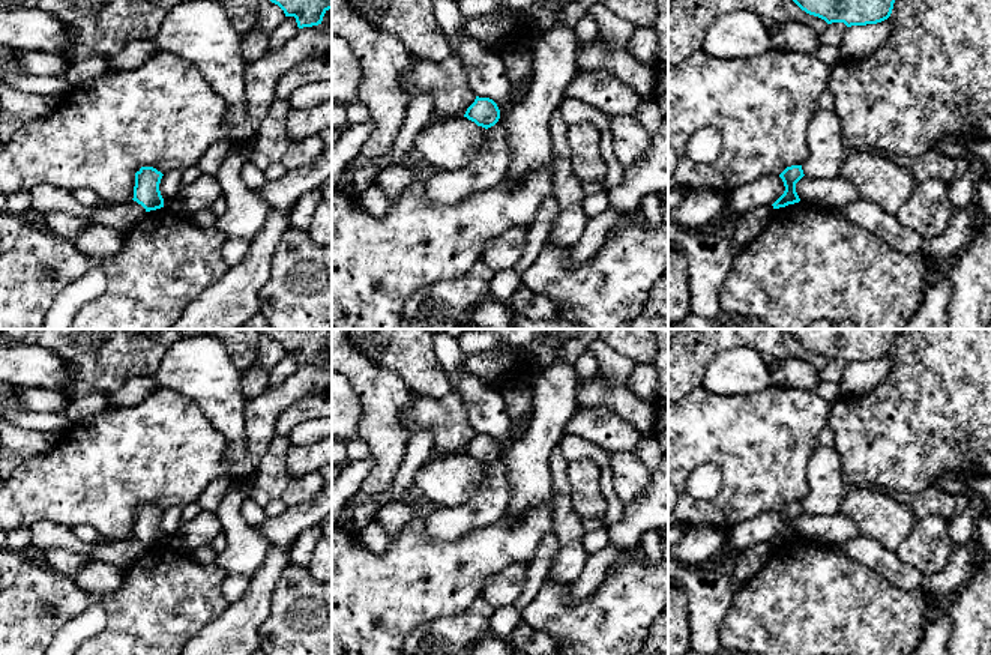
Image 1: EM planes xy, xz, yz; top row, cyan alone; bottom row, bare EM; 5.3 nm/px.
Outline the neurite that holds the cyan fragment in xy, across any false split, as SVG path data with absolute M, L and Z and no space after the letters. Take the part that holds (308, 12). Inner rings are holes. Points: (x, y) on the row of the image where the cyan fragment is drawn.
M270 0L278 5L285 17L294 17L297 27L312 27L323 21L324 14L332 11L332 0Z

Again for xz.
M476 96L474 102L467 108L464 117L485 129L494 126L500 119L497 104L489 98Z

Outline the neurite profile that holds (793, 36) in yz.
M796 21L784 23L769 33L773 48L781 51L812 54L821 45L818 33Z

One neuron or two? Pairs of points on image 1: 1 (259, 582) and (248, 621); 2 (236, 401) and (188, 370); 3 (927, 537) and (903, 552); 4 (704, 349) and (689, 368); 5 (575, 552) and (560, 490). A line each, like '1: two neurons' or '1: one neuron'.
1: one neuron
2: one neuron
3: one neuron
4: one neuron
5: one neuron

